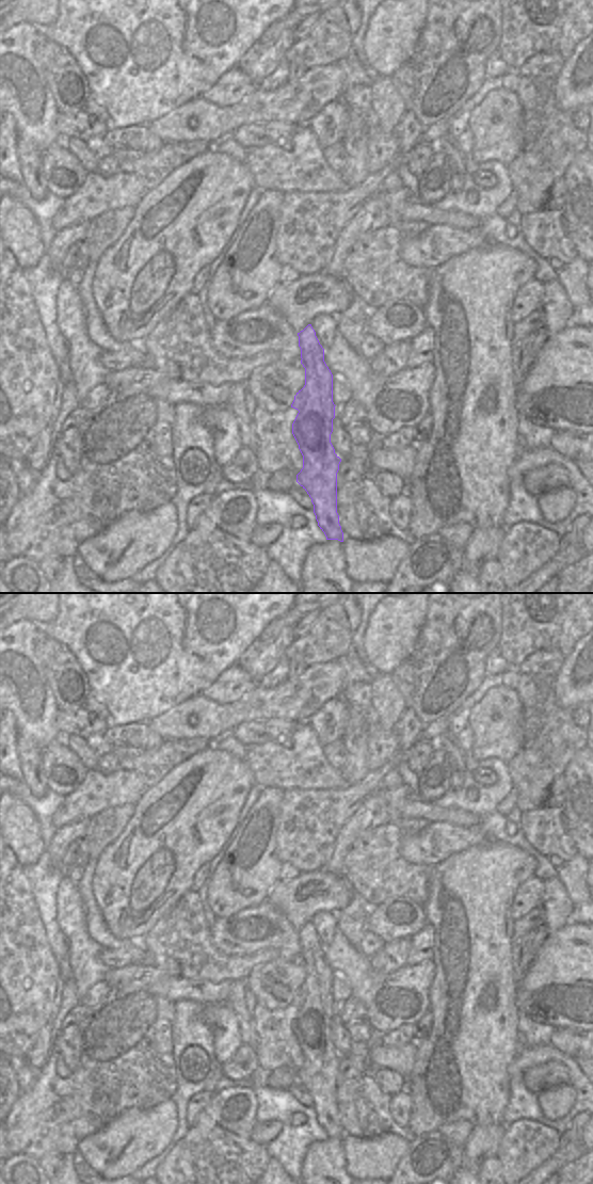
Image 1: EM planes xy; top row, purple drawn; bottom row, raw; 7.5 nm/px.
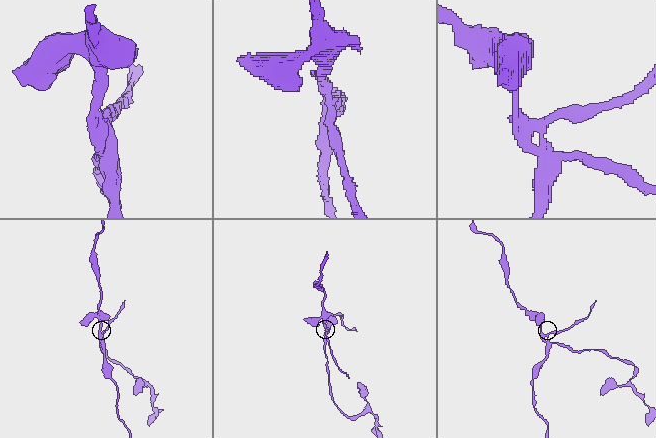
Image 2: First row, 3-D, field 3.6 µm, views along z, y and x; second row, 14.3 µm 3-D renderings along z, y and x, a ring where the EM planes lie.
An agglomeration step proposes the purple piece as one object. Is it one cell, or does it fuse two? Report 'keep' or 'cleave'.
cleave

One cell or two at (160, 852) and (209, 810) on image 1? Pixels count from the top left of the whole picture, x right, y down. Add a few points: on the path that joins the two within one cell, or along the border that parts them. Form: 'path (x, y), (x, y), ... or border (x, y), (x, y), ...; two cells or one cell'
path (172, 842), (197, 816); one cell

